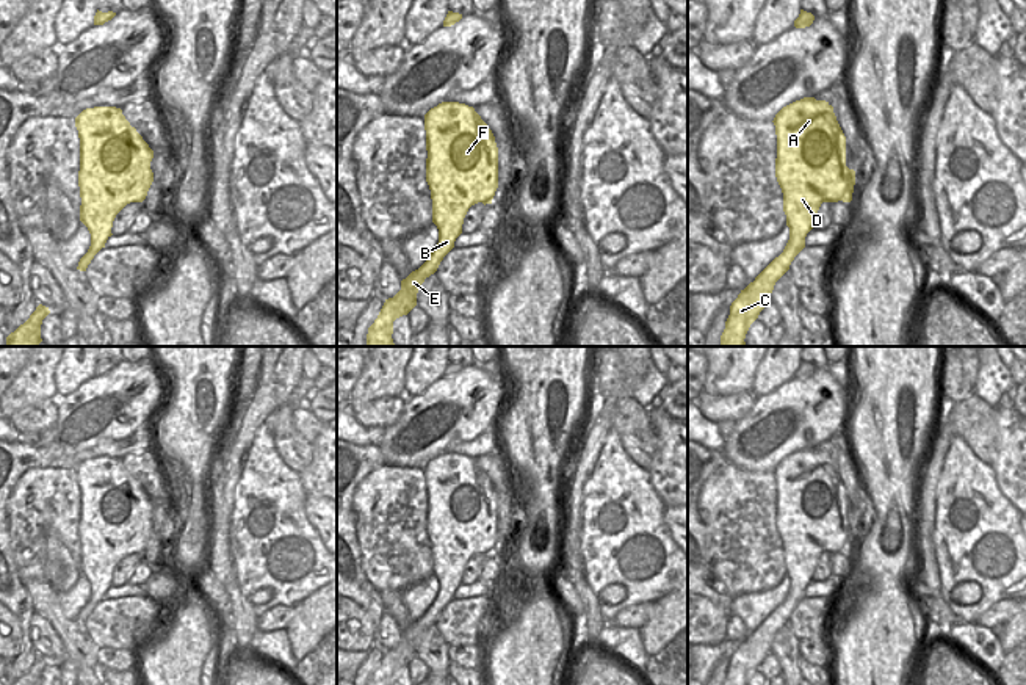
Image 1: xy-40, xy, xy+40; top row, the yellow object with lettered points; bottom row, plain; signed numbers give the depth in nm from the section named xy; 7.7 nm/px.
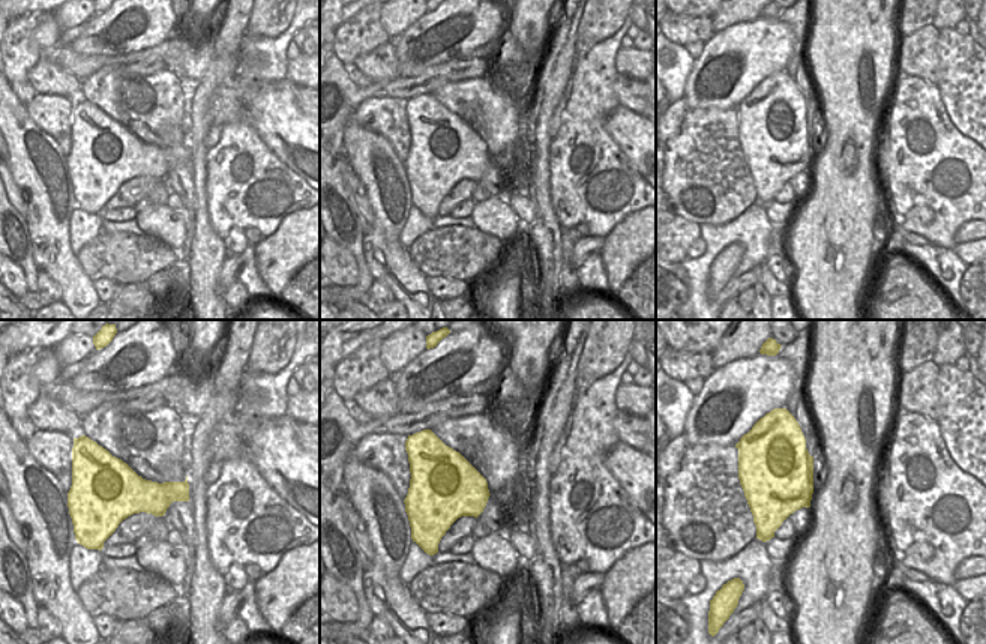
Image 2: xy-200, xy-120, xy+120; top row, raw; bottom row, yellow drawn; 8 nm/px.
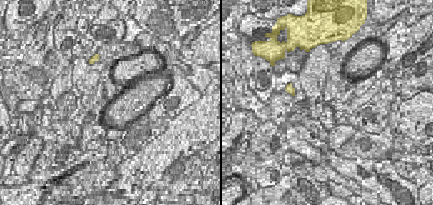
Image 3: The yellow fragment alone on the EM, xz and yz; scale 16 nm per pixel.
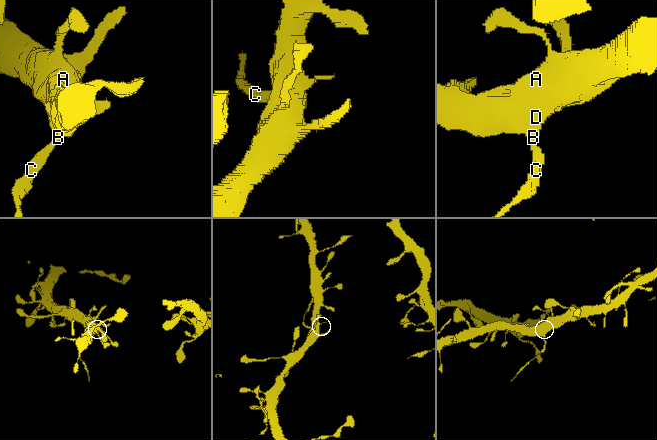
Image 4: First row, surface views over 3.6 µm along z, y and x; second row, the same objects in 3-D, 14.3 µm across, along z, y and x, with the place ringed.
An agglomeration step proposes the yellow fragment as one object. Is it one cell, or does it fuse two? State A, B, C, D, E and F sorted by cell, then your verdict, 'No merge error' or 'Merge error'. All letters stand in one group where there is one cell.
Groups: A B D F / C E. Merge error

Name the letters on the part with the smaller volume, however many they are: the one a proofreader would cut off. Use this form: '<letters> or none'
C, E

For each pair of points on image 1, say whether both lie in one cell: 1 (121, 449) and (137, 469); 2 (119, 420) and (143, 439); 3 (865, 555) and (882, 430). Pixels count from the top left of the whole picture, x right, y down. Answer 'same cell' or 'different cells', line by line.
1: different cells
2: different cells
3: same cell

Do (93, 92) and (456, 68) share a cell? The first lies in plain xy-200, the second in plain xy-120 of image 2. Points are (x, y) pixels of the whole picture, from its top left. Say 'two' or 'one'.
two

